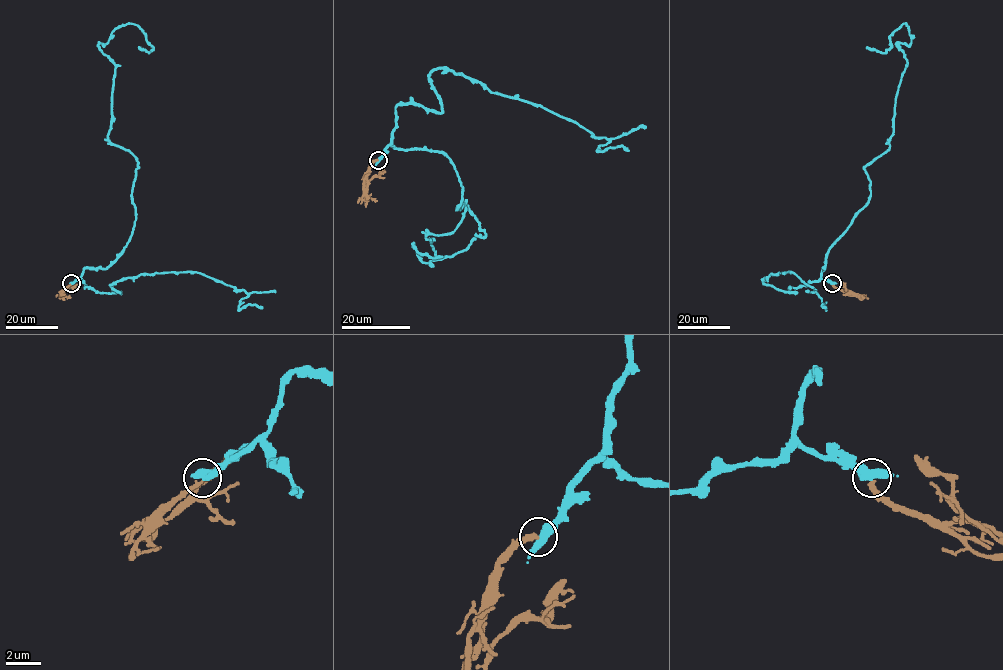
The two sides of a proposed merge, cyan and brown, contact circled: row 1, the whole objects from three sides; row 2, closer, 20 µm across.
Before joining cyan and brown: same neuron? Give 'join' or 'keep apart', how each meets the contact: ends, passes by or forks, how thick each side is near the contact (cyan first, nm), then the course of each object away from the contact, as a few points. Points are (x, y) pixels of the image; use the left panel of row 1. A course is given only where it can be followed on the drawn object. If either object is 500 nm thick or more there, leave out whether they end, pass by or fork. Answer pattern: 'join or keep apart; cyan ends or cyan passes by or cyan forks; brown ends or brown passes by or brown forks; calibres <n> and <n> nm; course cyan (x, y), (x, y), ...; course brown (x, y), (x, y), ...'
keep apart; cyan passes by; brown ends; calibres 420 and 260 nm; course cyan (71, 284), (136, 219), (98, 44), (128, 23), (138, 46); course brown (71, 284), (62, 290), (62, 296), (70, 297)

